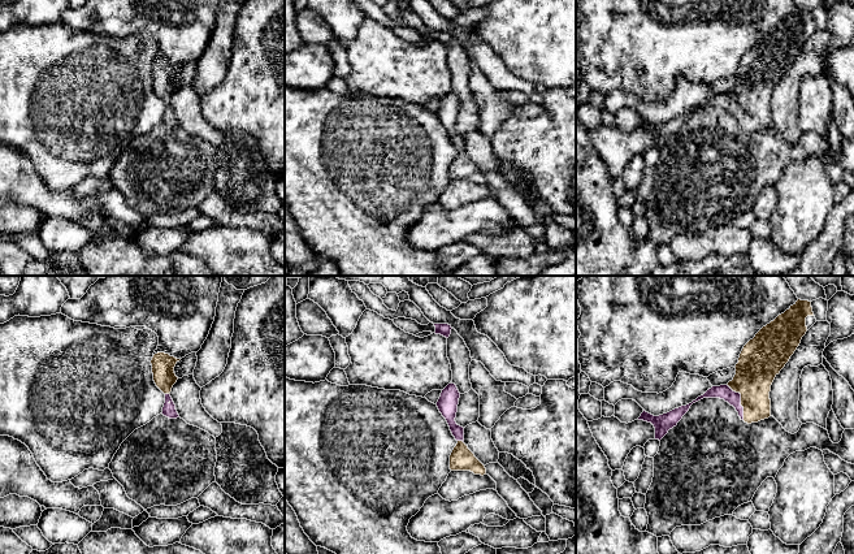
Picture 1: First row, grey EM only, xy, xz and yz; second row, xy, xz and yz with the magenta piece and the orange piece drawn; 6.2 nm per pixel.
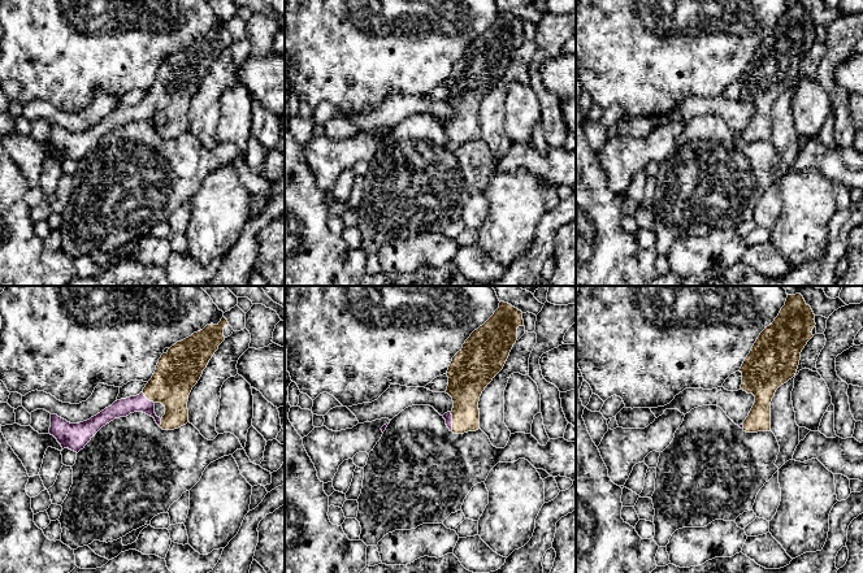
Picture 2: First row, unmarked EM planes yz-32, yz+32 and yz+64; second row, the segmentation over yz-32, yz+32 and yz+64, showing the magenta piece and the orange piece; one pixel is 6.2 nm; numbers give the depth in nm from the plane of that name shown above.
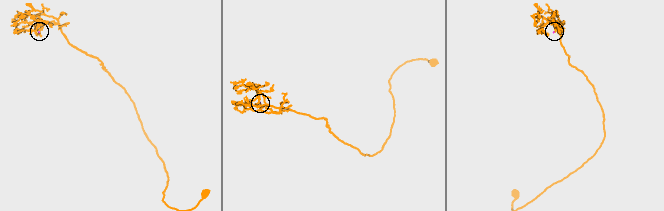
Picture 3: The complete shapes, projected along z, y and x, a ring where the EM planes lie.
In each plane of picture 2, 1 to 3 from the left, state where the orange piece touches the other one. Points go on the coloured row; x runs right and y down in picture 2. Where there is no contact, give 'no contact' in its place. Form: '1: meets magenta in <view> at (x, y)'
1: meets magenta in yz-32 at (146, 398)
2: meets magenta in yz+32 at (451, 421)
3: meets magenta in yz+64 at (742, 426)

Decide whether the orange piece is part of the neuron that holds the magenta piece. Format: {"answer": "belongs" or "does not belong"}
{"answer": "belongs"}

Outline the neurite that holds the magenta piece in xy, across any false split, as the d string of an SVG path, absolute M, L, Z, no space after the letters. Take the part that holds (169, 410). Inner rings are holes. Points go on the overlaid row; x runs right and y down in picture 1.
M165 352L155 354L151 360L153 381L156 386L165 394L165 403L161 414L169 419L179 417L175 404L170 397L172 388L178 380L174 373L174 367L179 360L181 359L170 356Z

